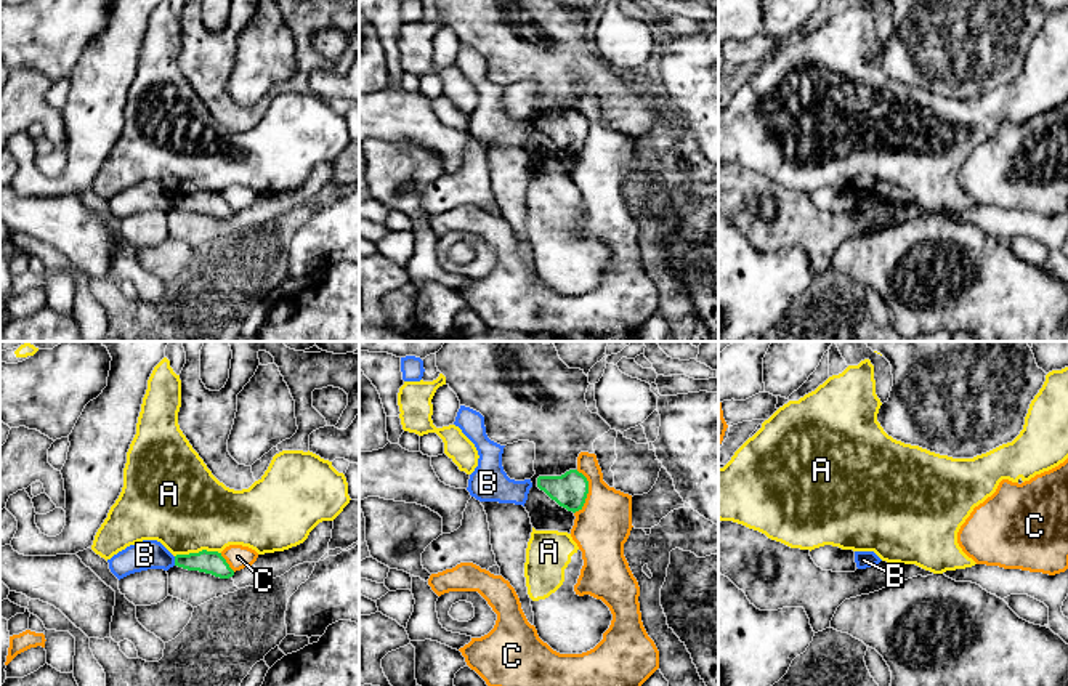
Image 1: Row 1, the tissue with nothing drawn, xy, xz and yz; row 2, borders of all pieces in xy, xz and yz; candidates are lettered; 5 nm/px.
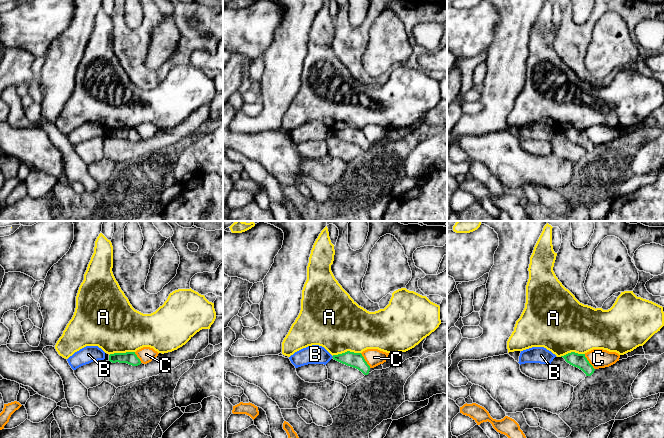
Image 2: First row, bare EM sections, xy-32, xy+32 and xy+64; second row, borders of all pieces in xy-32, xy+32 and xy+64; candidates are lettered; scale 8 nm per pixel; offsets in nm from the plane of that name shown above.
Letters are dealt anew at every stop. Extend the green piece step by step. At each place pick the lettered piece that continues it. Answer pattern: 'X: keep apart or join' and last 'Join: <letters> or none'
A: keep apart
B: keep apart
C: keep apart
Join: none

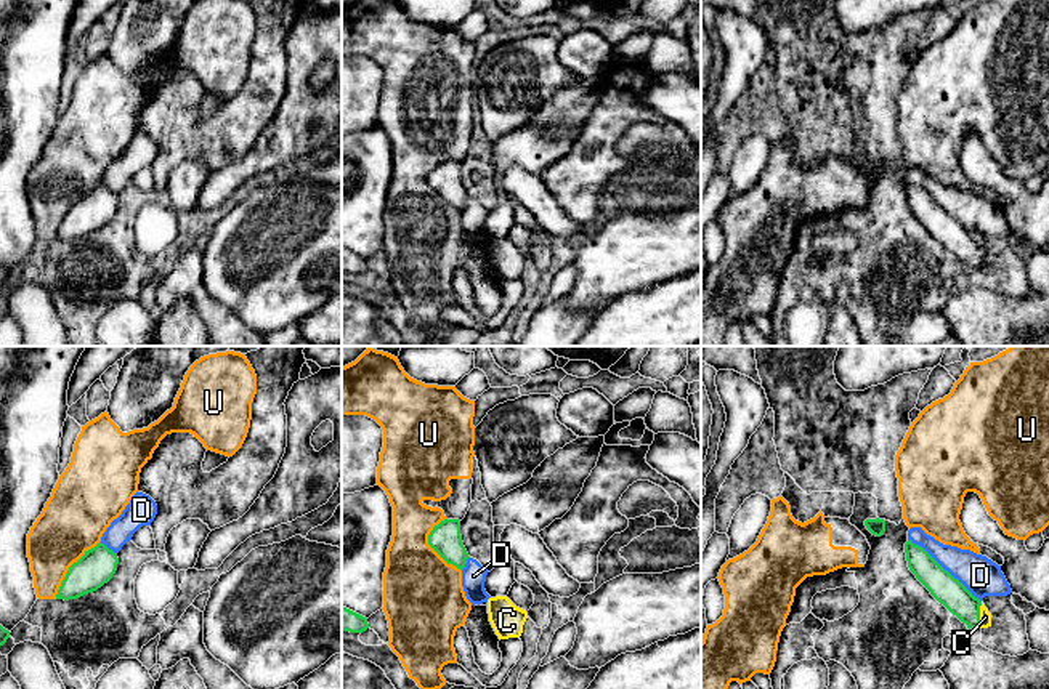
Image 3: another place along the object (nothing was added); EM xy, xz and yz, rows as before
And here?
C: join
D: keep apart
U: keep apart
Join: C

